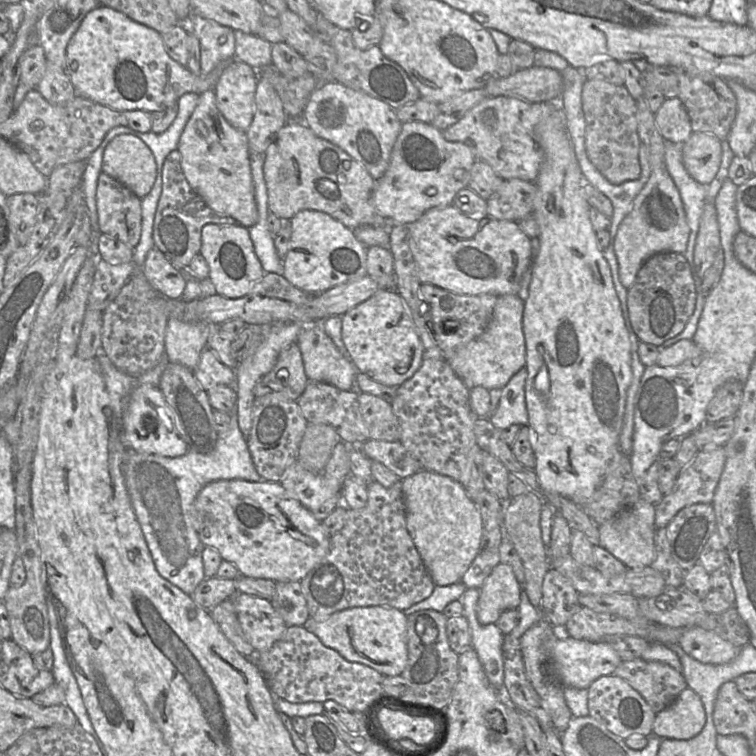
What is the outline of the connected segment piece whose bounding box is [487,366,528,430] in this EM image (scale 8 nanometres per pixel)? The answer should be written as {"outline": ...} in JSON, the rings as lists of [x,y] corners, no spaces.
{"outline":[[[526,366],[521,368],[501,389],[497,409],[490,413],[491,423],[498,429],[506,429],[513,424],[528,426],[528,412],[525,401]]]}

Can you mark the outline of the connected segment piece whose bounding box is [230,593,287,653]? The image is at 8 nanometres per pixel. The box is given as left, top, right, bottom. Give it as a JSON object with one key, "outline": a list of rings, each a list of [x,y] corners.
{"outline":[[[236,593],[232,598],[242,630],[255,651],[268,650],[285,632],[287,625],[271,601]]]}

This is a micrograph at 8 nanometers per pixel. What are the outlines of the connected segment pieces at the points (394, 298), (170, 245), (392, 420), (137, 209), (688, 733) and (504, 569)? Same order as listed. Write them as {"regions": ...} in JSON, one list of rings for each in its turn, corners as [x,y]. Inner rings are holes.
{"regions":[[[[380,288],[342,316],[341,337],[356,370],[385,386],[398,387],[411,378],[423,359],[423,346],[412,315],[397,291]]],[[[178,150],[170,152],[162,167],[162,192],[153,223],[154,247],[161,251],[176,269],[187,269],[201,248],[201,232],[206,224],[239,225],[238,222],[221,215],[206,205],[204,200],[189,185],[182,167]]],[[[360,392],[358,402],[369,439],[399,441],[401,429],[390,402],[374,395]]],[[[104,172],[98,177],[96,206],[99,231],[134,249],[140,240],[141,199]]],[[[686,687],[668,707],[656,713],[653,733],[661,738],[688,740],[701,732],[705,722],[701,698]]],[[[505,563],[492,570],[479,591],[477,618],[483,625],[495,624],[504,611],[517,609],[521,602],[522,585]]]]}

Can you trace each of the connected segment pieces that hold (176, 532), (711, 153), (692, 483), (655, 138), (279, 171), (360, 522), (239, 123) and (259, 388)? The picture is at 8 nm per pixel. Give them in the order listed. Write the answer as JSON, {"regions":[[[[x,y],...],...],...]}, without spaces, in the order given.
{"regions":[[[[237,404],[229,416],[228,430],[218,435],[215,448],[209,454],[188,451],[183,456],[169,458],[126,449],[121,463],[130,502],[156,571],[188,595],[206,579],[202,562],[205,546],[193,526],[192,506],[199,491],[217,480],[267,482],[257,473],[246,438],[239,429]]],[[[693,132],[682,144],[682,159],[686,171],[695,181],[709,185],[720,168],[721,140],[708,133]]],[[[723,446],[717,448],[704,448],[699,450],[691,461],[681,468],[674,486],[667,495],[663,495],[661,501],[655,505],[656,530],[667,527],[676,514],[686,506],[705,503],[711,504],[715,489],[722,474],[726,460]]],[[[644,98],[637,100],[637,122],[641,144],[647,148],[651,174],[636,196],[632,210],[621,222],[614,240],[620,281],[626,289],[633,285],[641,266],[653,255],[662,252],[683,254],[690,234],[679,191],[666,168],[665,139],[656,126],[655,114],[650,111]]],[[[289,120],[279,130],[263,156],[269,213],[275,214],[280,219],[291,219],[301,210],[317,210],[329,214],[351,230],[362,225],[386,229],[394,225],[381,216],[372,204],[371,197],[376,180],[365,166],[337,145],[318,137],[302,120]]],[[[402,480],[391,487],[384,487],[377,481],[368,485],[367,504],[361,509],[348,508],[346,523],[331,537],[328,554],[300,581],[300,584],[313,621],[323,621],[335,612],[352,607],[391,606],[403,611],[433,593],[436,585],[406,527]]],[[[233,58],[220,74],[213,90],[216,106],[226,121],[246,132],[254,112],[258,71]]],[[[297,342],[292,343],[279,353],[272,370],[256,383],[254,395],[261,397],[278,393],[288,400],[297,401],[308,381],[299,346]]]]}

